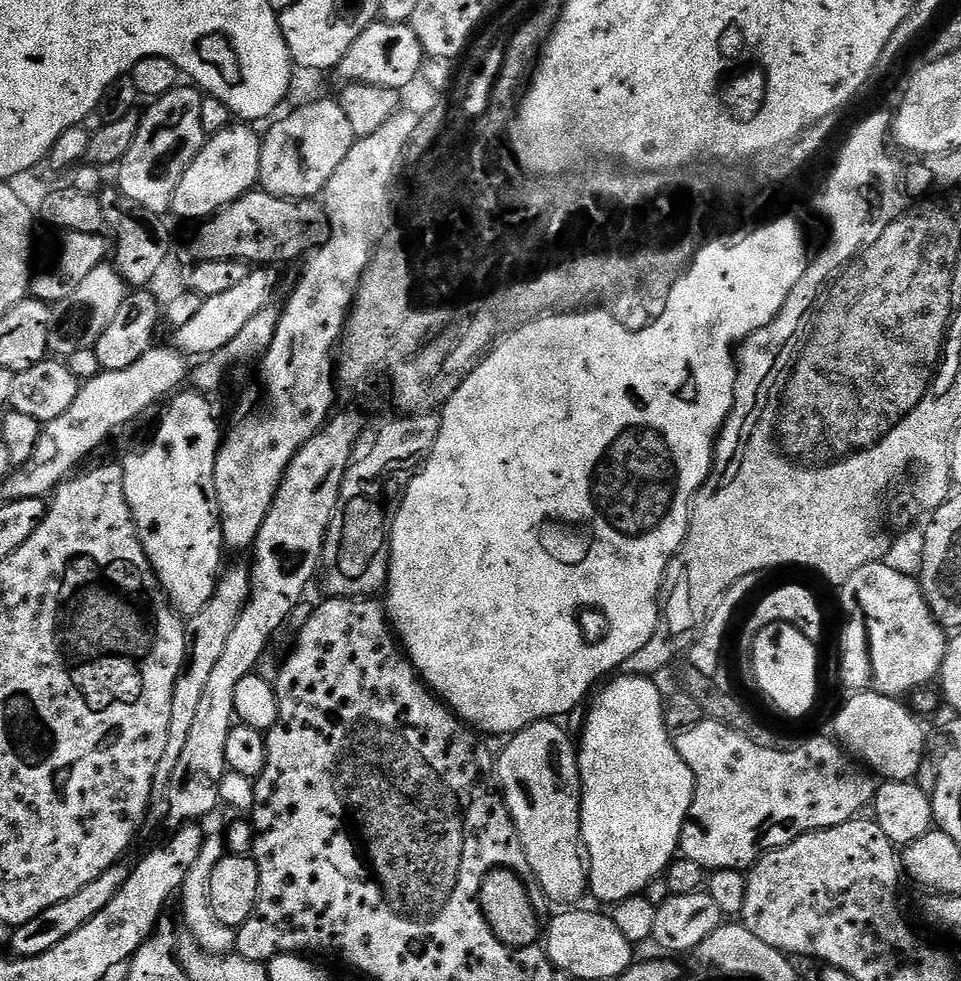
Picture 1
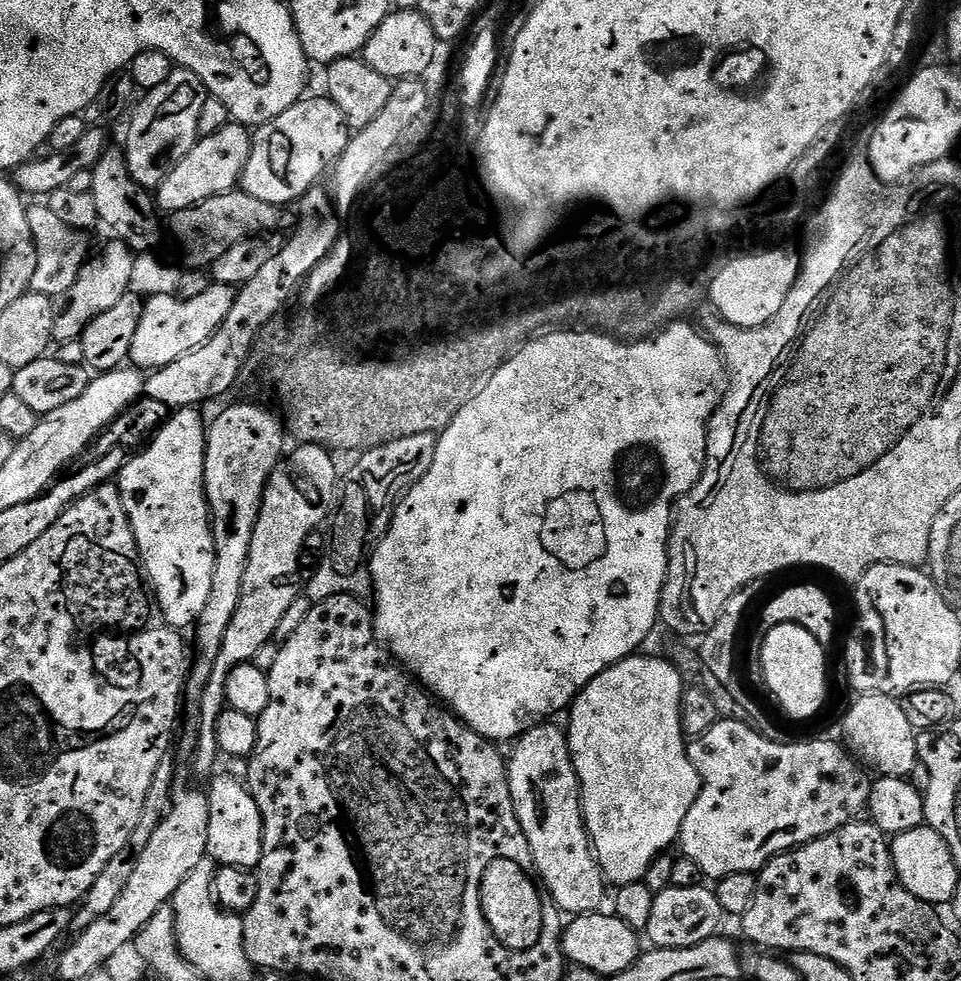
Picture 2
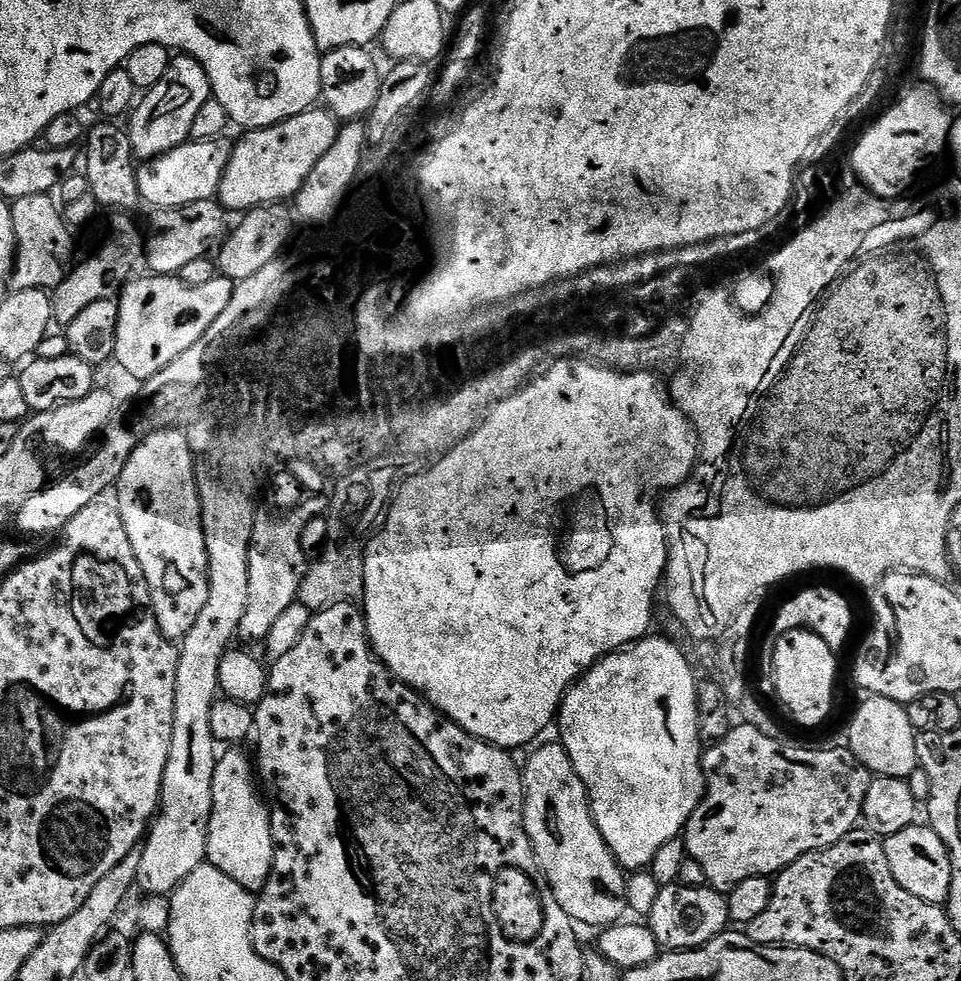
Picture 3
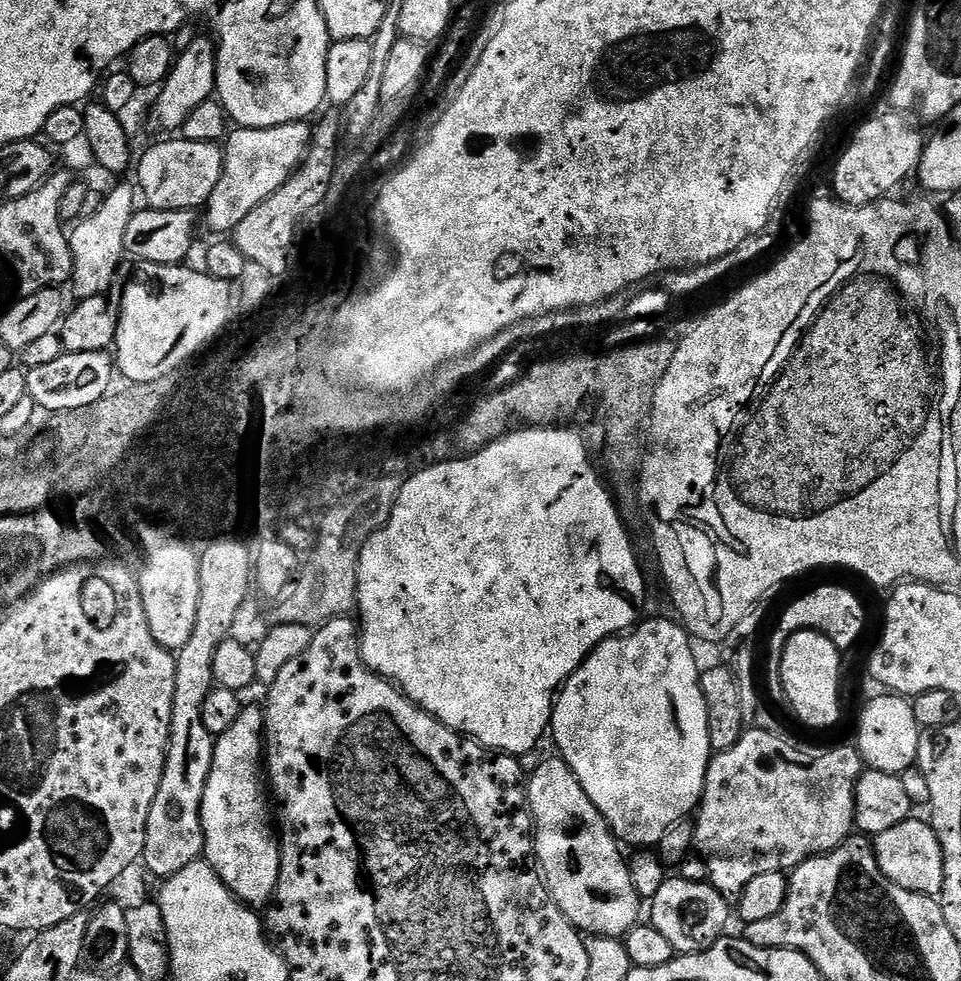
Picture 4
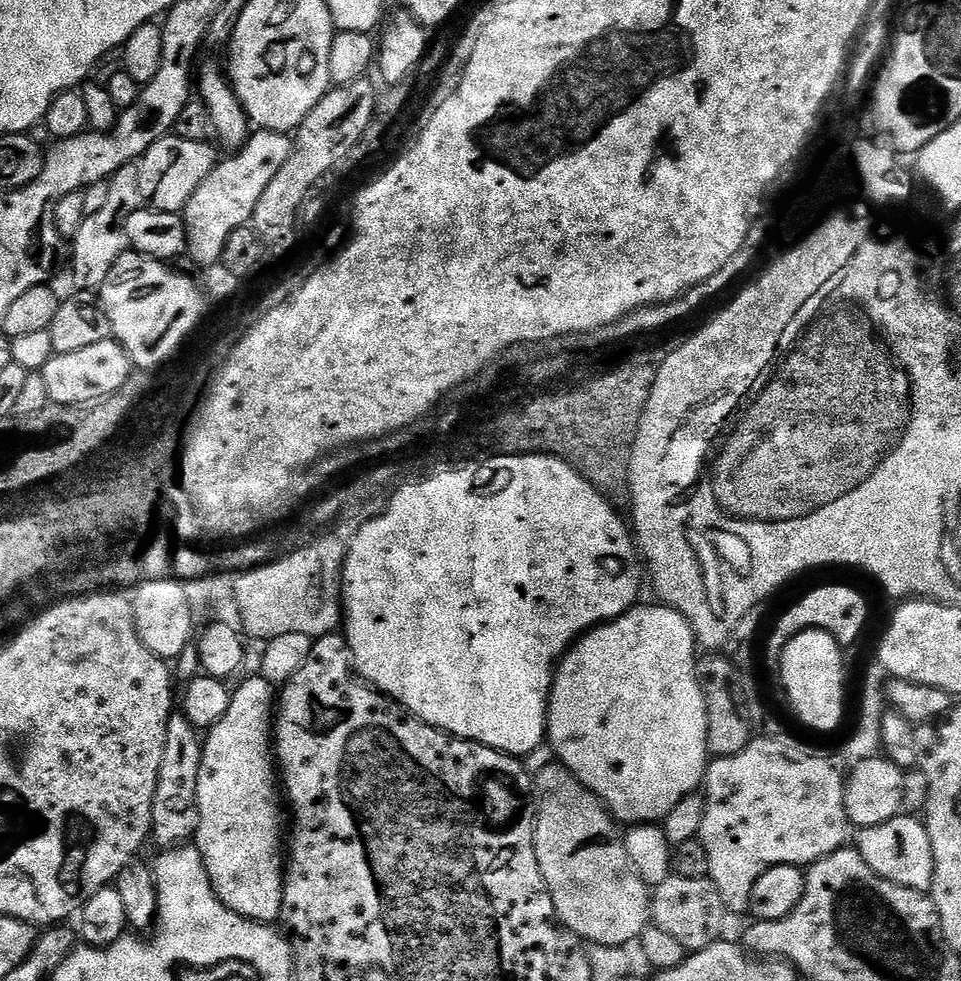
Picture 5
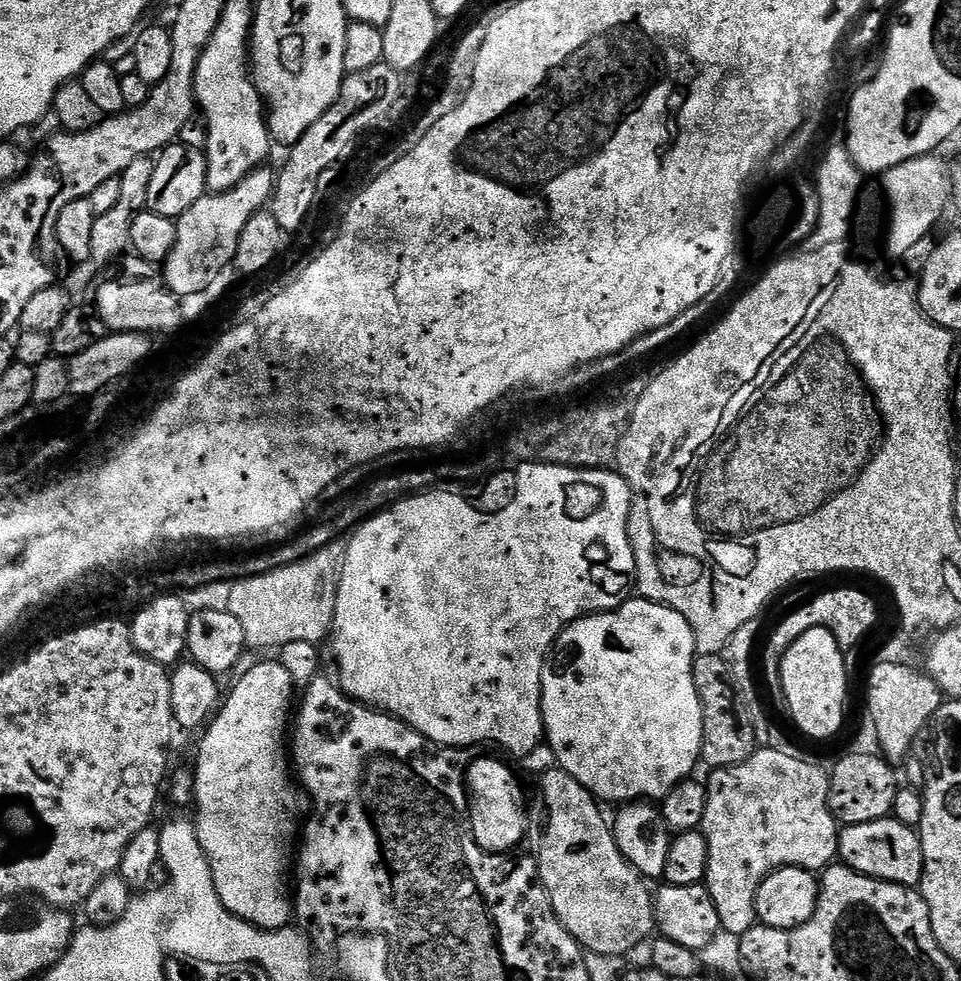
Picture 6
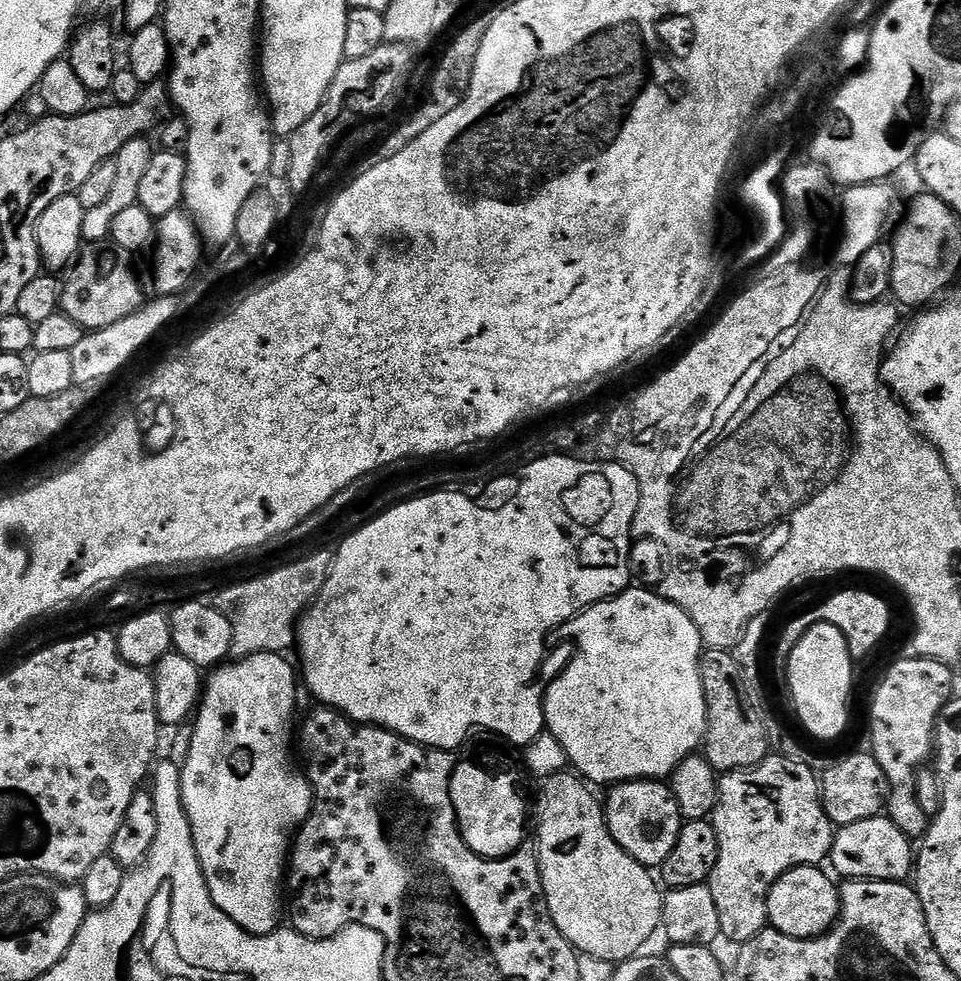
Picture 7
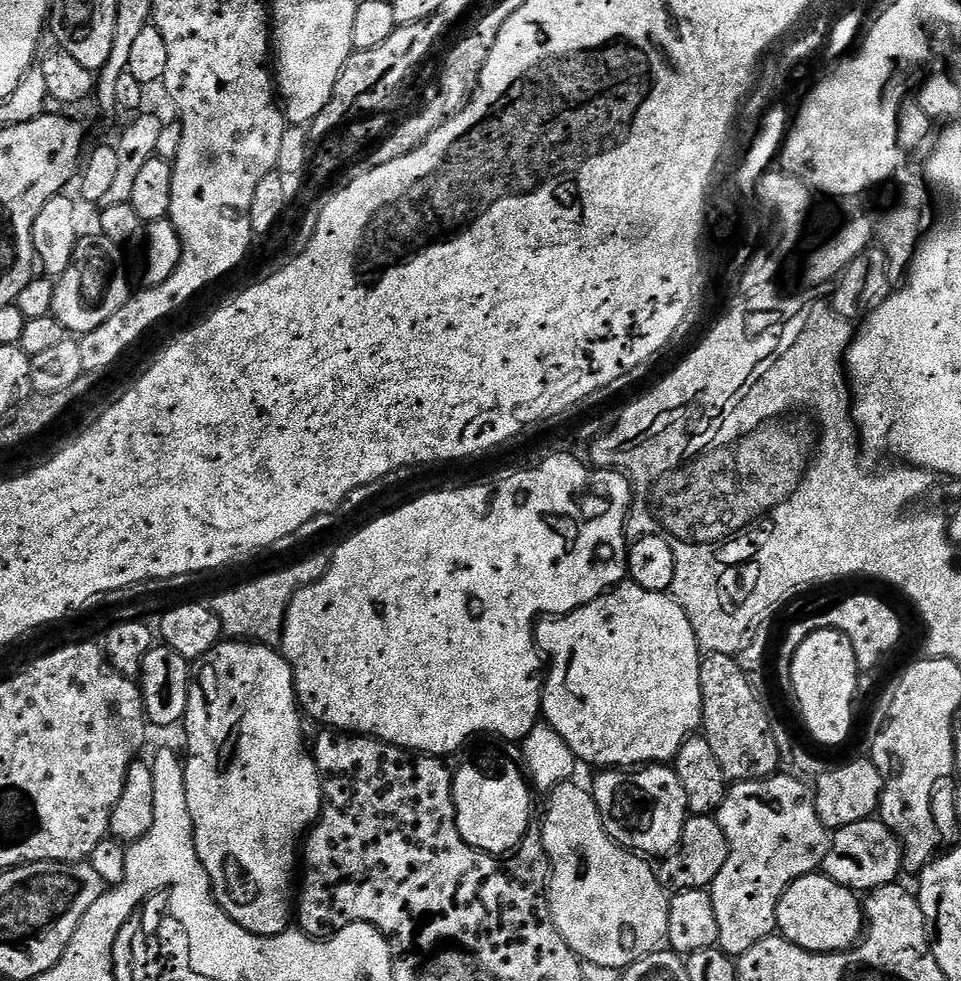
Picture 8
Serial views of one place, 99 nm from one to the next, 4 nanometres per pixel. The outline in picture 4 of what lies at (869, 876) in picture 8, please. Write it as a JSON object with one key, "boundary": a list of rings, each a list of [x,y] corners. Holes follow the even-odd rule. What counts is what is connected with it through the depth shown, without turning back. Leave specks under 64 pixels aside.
{"boundary":[[[927,819],[903,820],[898,826],[878,834],[874,838],[874,847],[878,866],[890,882],[902,886],[911,892],[921,892],[927,896],[939,897],[944,885],[944,855],[936,832]]]}

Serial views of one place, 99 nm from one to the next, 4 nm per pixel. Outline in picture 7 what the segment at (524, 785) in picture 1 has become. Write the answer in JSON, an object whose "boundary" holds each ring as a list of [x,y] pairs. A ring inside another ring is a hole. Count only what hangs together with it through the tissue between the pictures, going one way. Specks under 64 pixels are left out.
{"boundary":[[[565,770],[563,772],[559,772],[558,774],[554,774],[550,779],[543,781],[542,788],[544,788],[544,793],[540,796],[540,816],[538,812],[538,823],[535,825],[534,831],[536,834],[536,839],[538,841],[538,851],[540,853],[540,877],[542,878],[542,882],[544,883],[544,897],[546,898],[546,902],[548,903],[548,909],[550,910],[550,914],[554,918],[554,926],[558,926],[558,930],[562,930],[562,934],[565,938],[570,941],[573,946],[576,947],[577,953],[580,954],[594,954],[594,958],[602,958],[603,960],[610,960],[613,962],[623,962],[626,960],[631,960],[633,956],[641,955],[645,951],[644,943],[647,942],[648,939],[651,938],[655,932],[658,932],[658,929],[661,927],[662,924],[662,910],[664,909],[664,898],[662,895],[662,888],[661,885],[658,883],[656,885],[656,880],[651,871],[645,868],[644,865],[638,863],[638,861],[630,855],[626,850],[622,850],[622,846],[618,846],[618,842],[614,842],[614,838],[610,834],[610,830],[608,829],[608,818],[606,815],[606,808],[605,805],[602,803],[601,797],[600,800],[598,797],[595,796],[593,789],[589,787],[587,783],[575,771],[572,770]]]}

